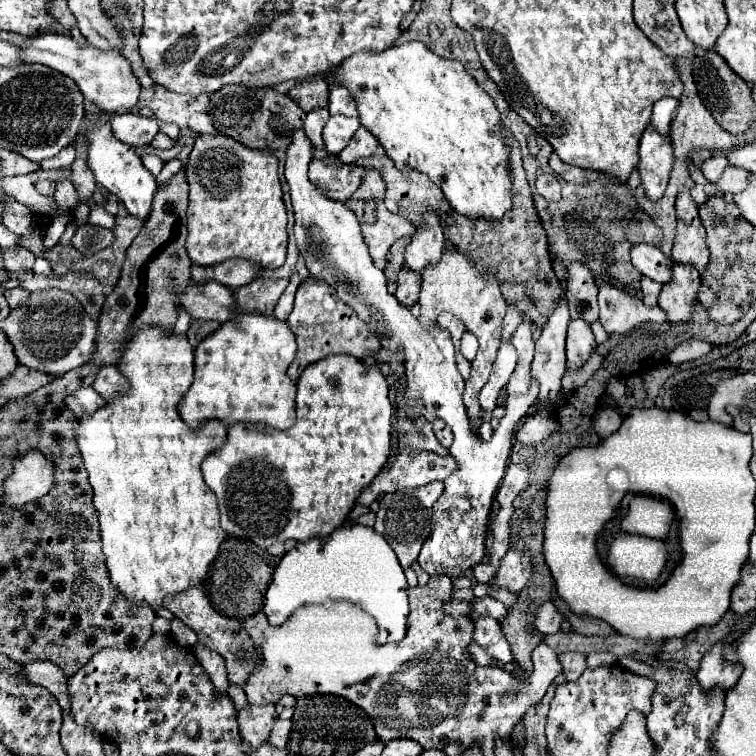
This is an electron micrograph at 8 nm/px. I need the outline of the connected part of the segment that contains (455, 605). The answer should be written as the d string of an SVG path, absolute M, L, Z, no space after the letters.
M450 600L448 604L444 604L444 612L448 614L448 616L456 616L456 618L460 618L460 616L470 616L470 602L458 602L458 600Z

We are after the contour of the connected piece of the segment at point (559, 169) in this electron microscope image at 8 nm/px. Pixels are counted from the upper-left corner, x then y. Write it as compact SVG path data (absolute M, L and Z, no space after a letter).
M554 152L550 154L550 160L548 160L550 168L562 176L562 180L566 182L572 182L572 184L586 184L586 182L594 182L594 180L600 180L602 174L594 172L594 170L584 170L584 168L576 168L576 166L570 166L566 162L562 162Z

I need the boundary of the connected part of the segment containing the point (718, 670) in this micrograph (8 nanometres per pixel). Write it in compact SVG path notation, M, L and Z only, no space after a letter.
M718 642L704 658L702 658L702 664L700 664L700 670L696 674L698 678L698 684L702 688L702 692L712 692L714 688L720 688L720 690L730 690L740 674L742 674L742 664L728 664L724 662L722 658L722 652L724 652L724 642Z

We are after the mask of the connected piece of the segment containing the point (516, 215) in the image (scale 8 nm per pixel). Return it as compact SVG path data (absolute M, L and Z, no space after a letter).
M504 128L504 136L508 138L508 144L512 146L512 152L510 152L510 164L512 164L510 172L512 172L512 182L514 182L512 210L498 222L472 220L472 218L452 212L448 214L448 220L444 220L444 222L450 222L450 226L444 226L444 228L448 228L448 240L476 262L476 268L480 274L490 272L498 278L502 296L506 298L508 304L516 306L520 316L528 318L536 326L544 326L544 322L548 320L548 314L552 312L552 306L560 302L564 290L552 270L546 230L542 228L542 222L534 208L532 190L528 186L526 172L522 168L520 146L506 128Z

